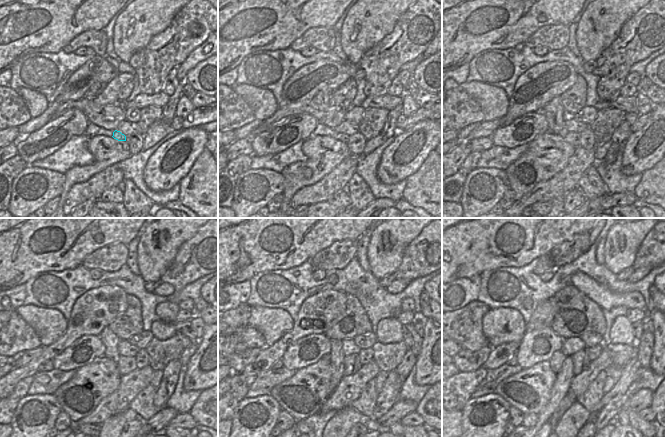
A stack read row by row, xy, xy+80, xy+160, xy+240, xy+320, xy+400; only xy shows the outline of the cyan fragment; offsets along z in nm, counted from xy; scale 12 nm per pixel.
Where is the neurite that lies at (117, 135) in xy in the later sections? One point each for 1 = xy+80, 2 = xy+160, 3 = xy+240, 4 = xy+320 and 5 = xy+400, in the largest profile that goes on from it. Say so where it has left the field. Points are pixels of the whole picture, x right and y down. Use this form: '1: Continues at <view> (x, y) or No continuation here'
1: Continues at xy+80 (343, 137)
2: Continues at xy+160 (573, 139)
3: Continues at xy+240 (126, 365)
4: Continues at xy+320 (352, 364)
5: Continues at xy+400 (580, 359)

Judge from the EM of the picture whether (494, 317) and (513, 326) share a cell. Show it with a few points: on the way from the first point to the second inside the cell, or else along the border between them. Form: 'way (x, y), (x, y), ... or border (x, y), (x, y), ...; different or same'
way (499, 321), (508, 321); same

